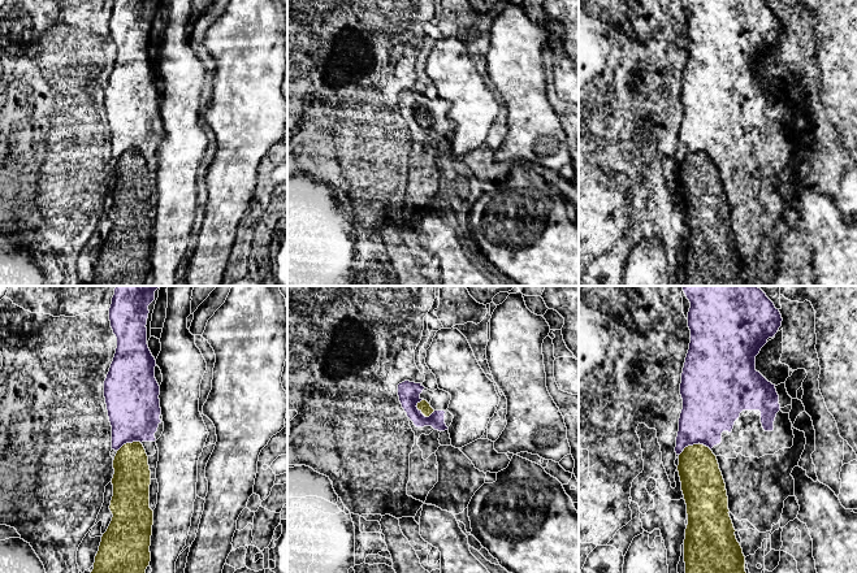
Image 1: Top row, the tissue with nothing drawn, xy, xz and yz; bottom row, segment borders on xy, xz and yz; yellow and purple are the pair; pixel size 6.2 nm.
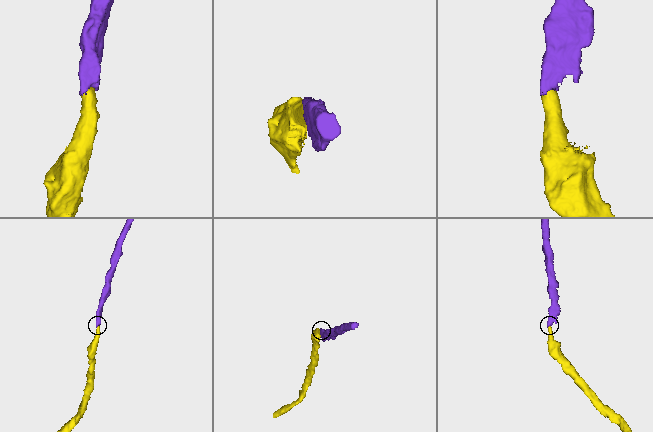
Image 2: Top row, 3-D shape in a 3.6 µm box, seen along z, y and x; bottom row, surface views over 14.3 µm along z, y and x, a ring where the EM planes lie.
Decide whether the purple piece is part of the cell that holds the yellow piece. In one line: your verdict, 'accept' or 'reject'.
accept

